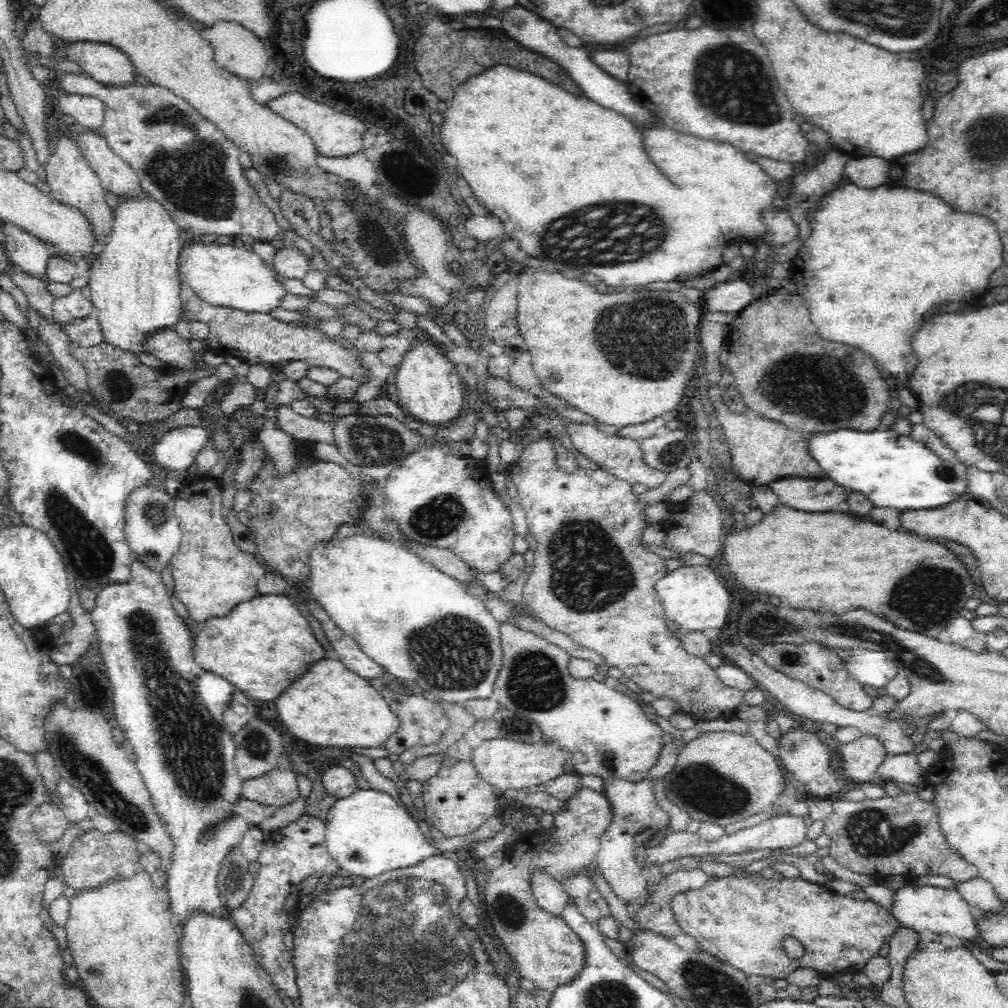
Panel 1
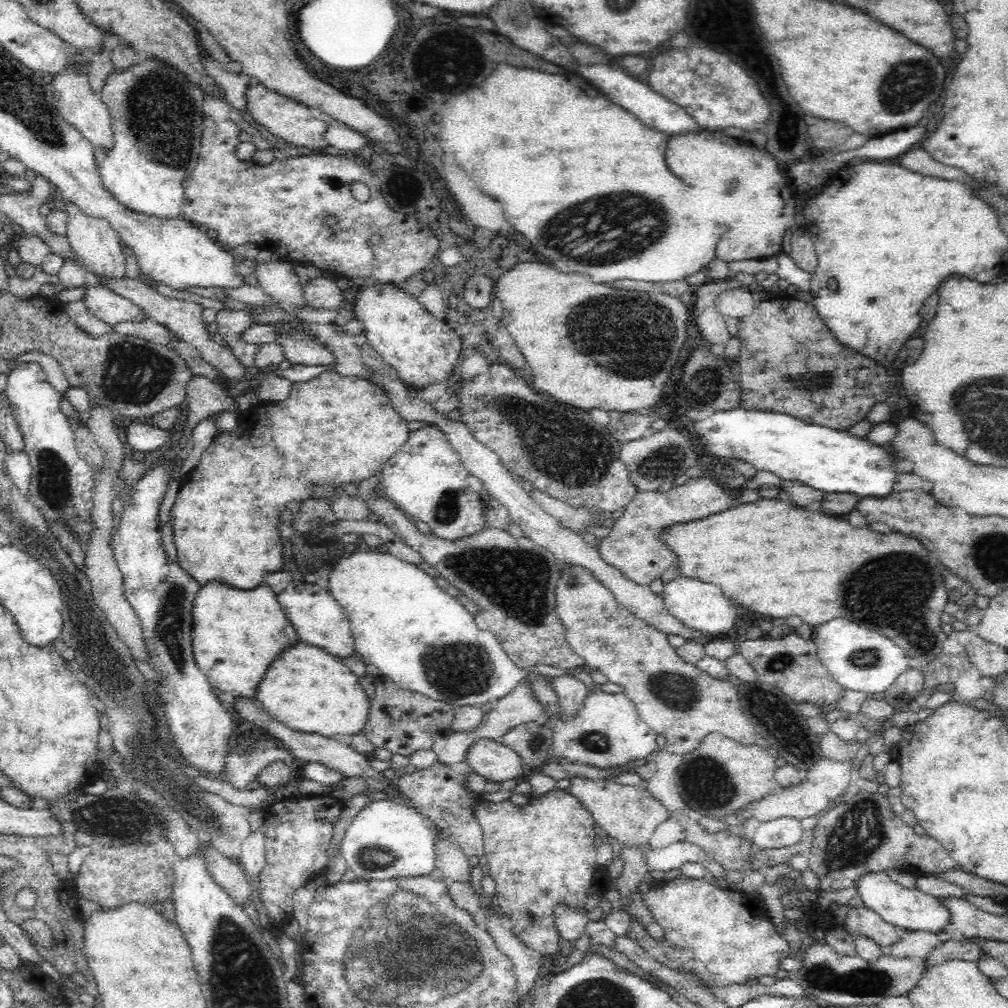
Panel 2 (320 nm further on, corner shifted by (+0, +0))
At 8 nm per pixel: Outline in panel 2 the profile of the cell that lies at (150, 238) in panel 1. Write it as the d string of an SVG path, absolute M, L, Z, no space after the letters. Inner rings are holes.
M137 56L132 65L115 67L114 72L104 78L99 95L109 108L114 137L112 148L106 151L106 157L99 166L102 185L117 202L136 213L161 218L181 217L184 178L188 178L199 163L203 143L203 120L206 117L203 90L191 84L184 74L180 74L167 62L152 56L142 59Z

